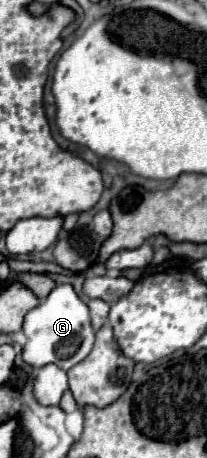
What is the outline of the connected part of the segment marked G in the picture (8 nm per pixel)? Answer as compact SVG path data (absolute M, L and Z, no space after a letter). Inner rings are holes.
M70 284L56 286L36 308L32 308L24 318L22 332L28 338L22 358L26 364L36 368L56 364L62 370L70 370L74 364L82 362L94 346L94 330L90 326L88 306Z

